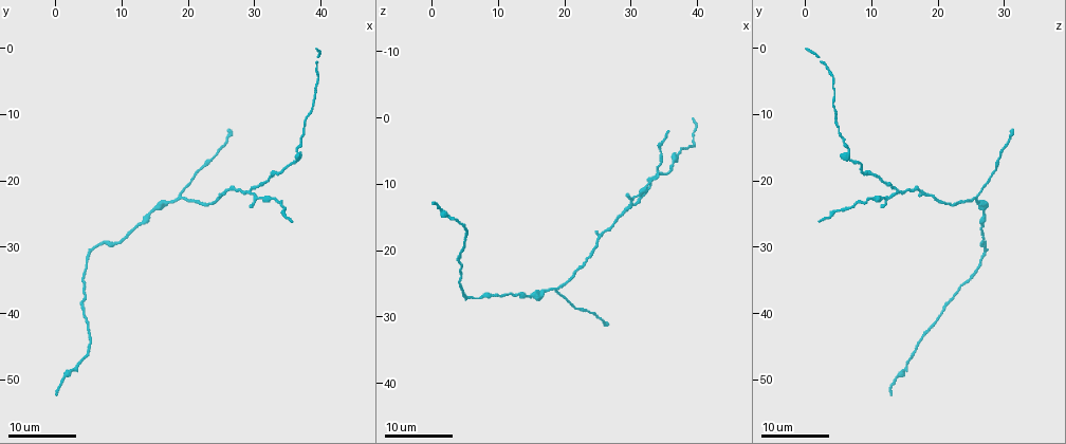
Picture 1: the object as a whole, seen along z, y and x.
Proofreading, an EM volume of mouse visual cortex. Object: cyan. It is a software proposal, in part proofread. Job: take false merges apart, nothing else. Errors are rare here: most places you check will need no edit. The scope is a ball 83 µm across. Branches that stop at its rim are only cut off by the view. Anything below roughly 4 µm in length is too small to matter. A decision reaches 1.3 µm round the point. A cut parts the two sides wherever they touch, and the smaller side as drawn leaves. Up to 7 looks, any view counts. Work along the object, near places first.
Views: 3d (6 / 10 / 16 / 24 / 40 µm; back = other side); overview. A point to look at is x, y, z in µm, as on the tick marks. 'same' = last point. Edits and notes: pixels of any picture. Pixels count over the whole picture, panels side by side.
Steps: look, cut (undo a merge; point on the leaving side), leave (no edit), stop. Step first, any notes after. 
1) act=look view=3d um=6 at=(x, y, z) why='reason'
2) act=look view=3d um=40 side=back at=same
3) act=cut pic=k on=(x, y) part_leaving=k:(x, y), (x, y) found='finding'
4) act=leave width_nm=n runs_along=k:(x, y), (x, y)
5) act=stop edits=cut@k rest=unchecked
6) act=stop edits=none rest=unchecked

act=look view=3d um=24 at=(19.0, 22.0, 26.0) why='three-way junction'

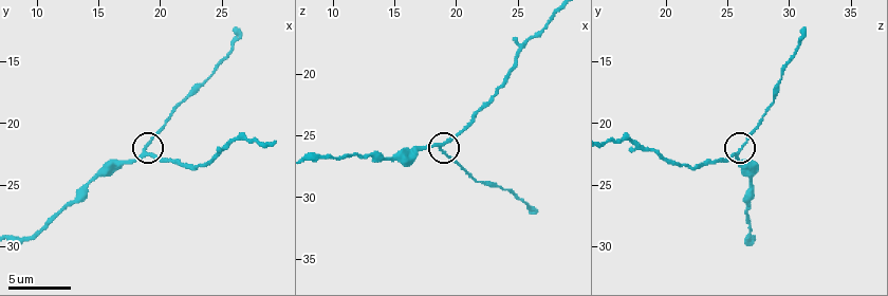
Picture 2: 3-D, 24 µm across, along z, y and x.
act=look view=3d um=6 at=(18.8, 22.2, 26.0)

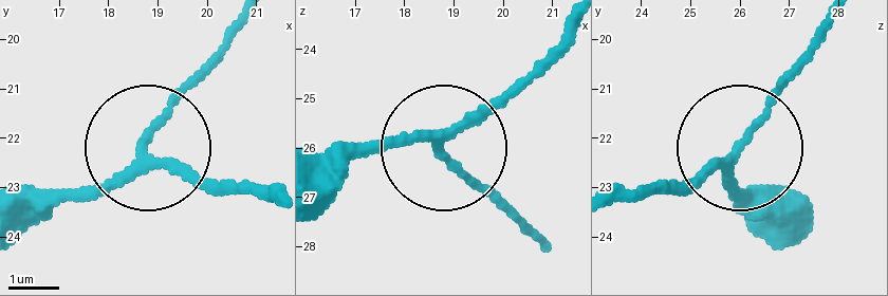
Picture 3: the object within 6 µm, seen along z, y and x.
act=leave side_arm_um=14 runs_along=3:(522, 77), (442, 149), (522, 224) found='one cell here'

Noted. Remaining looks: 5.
act=look view=3d um=24 at=(32.0, 23.0, 10.0)

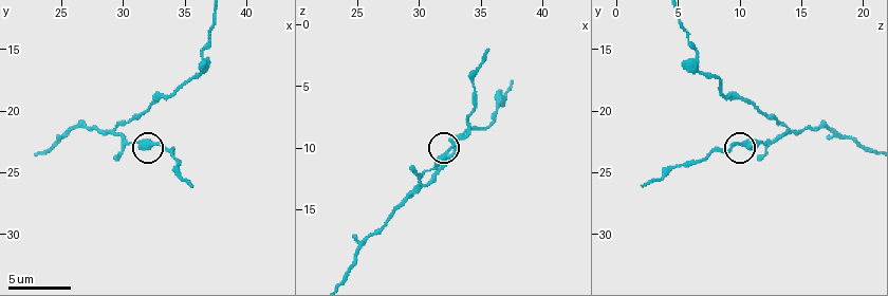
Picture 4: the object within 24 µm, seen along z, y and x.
act=look view=3d um=10 at=(32.2, 22.6, 10.2)

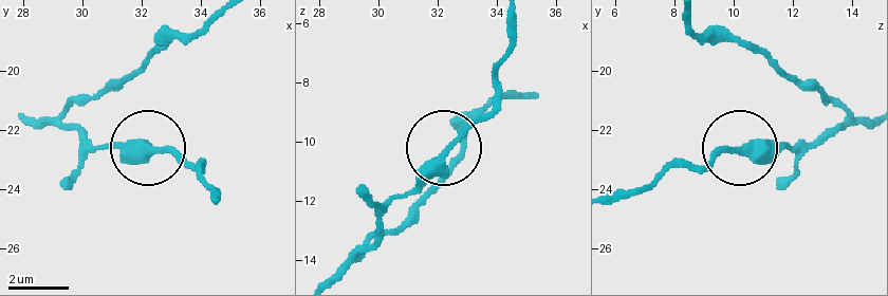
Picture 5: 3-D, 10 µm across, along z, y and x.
act=leave runs_along=5:(339, 277), (369, 247), (392, 202), (496, 98) found='one cell here'

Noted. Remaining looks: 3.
act=look view=3d um=10 at=(29.2, 21.6, 14.0) why='side arm on a straight run'

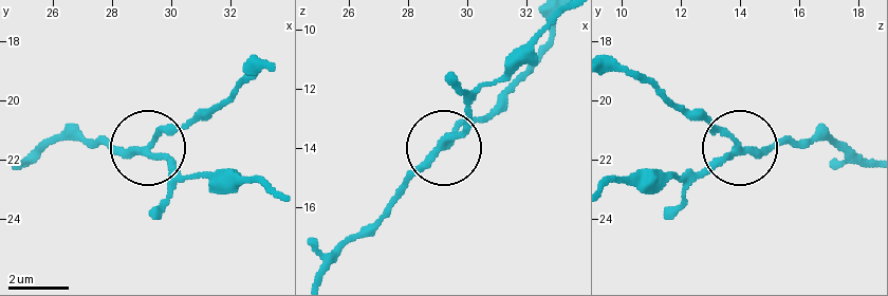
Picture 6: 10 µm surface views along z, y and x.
act=leave arms=3 runs_along=6:(321, 271), (458, 134), (470, 99) found='continuous, no second cell'

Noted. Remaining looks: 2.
act=stop edits=none rest=unchecked

